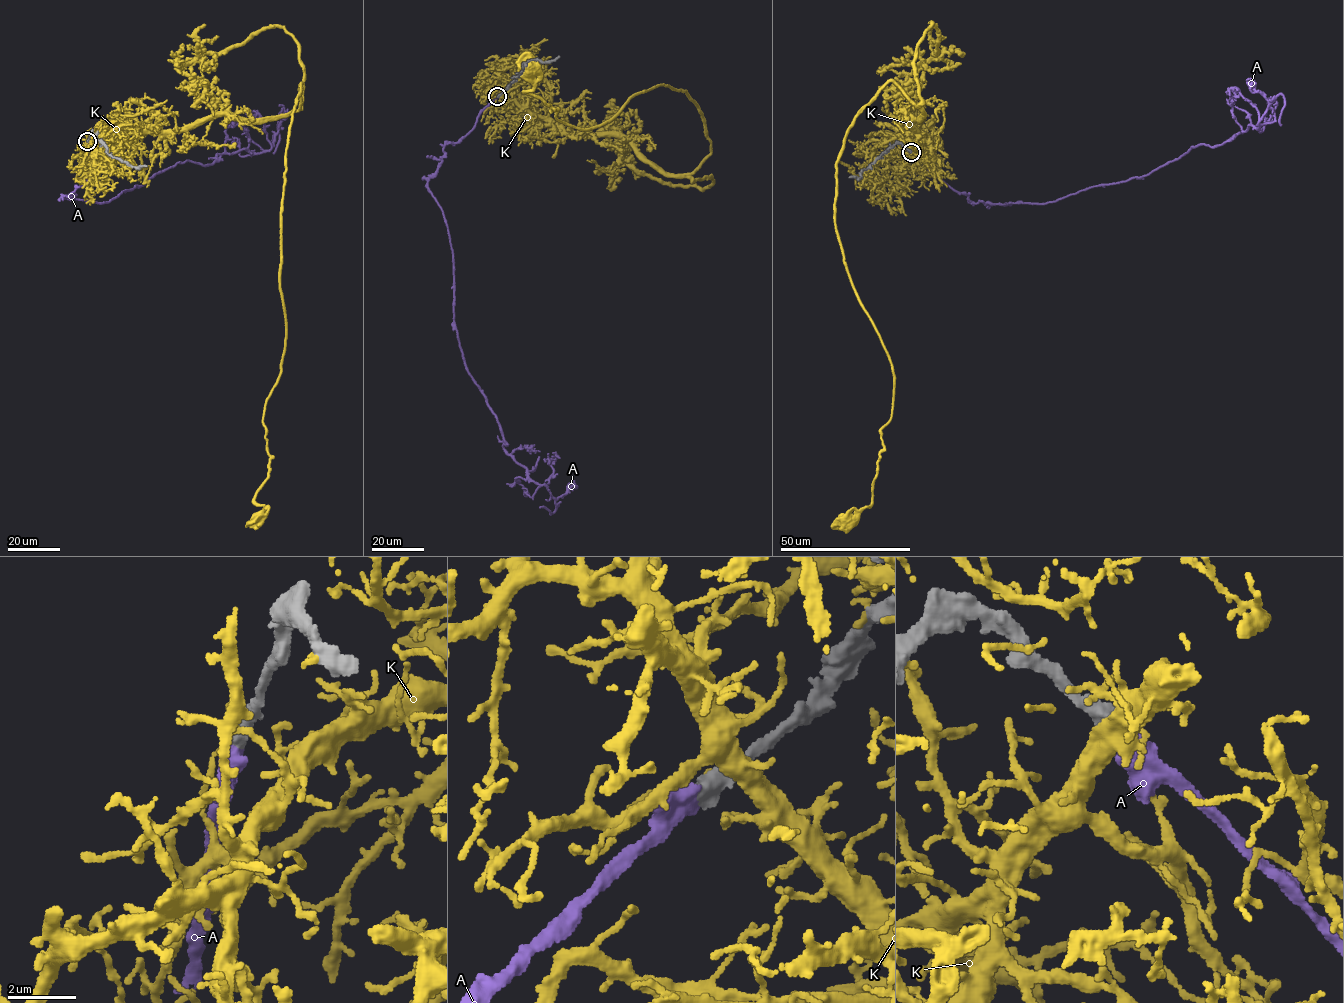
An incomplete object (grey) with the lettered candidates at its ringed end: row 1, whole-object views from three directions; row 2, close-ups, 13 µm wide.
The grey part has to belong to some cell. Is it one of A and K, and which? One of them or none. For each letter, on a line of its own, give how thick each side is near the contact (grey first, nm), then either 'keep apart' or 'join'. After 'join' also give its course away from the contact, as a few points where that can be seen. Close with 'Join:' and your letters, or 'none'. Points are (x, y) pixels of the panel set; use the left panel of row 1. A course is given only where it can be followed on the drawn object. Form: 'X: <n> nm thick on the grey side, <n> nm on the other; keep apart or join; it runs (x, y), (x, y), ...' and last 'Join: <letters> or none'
A: 550 nm thick on the grey side, 650 nm on the other; join; it runs (87, 141), (88, 176), (69, 199), (109, 201), (178, 162), (269, 150), (278, 122), (274, 154)
K: 600 nm thick on the grey side, 140 nm on the other; keep apart
Join: A

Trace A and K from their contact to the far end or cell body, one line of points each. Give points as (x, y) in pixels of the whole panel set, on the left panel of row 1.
A: (87, 141), (88, 176), (69, 199), (109, 201), (178, 162), (269, 150), (278, 122), (274, 154)
K: (87, 140), (86, 150), (114, 134), (270, 119), (296, 111), (301, 83), (260, 519)

